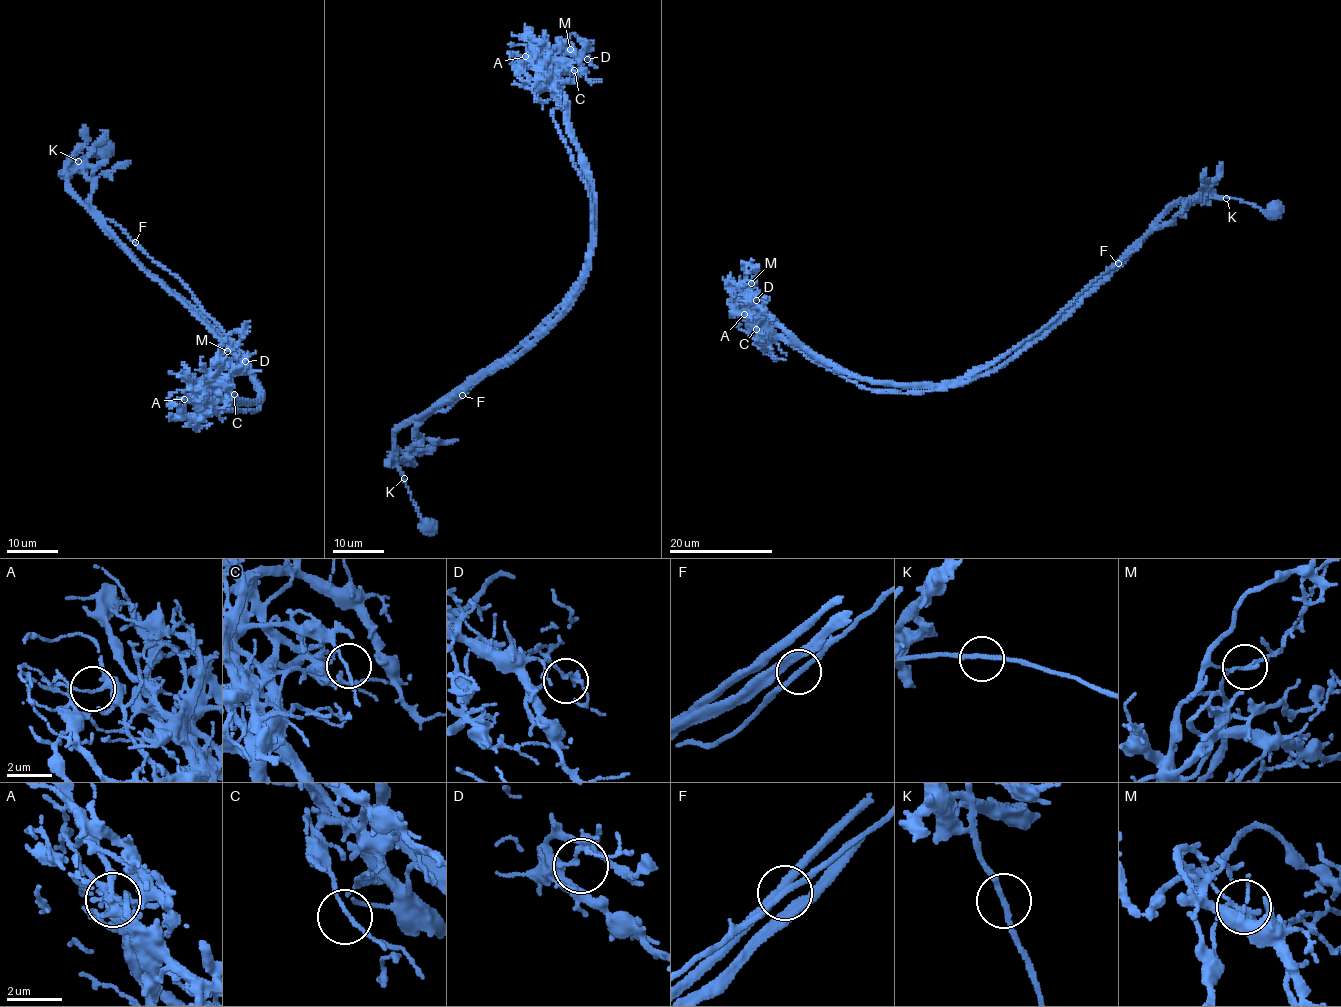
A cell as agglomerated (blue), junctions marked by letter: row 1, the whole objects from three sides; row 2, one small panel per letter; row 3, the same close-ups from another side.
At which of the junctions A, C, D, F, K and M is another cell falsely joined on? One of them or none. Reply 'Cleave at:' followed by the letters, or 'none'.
Cleave at: M

